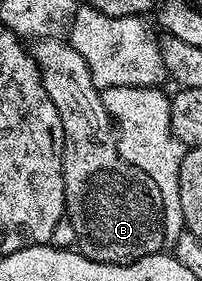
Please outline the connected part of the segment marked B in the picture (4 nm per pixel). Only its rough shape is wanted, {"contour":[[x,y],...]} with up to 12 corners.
{"contour":[[30,50],[64,134],[80,254],[161,254],[162,189],[118,153],[82,53]]}

